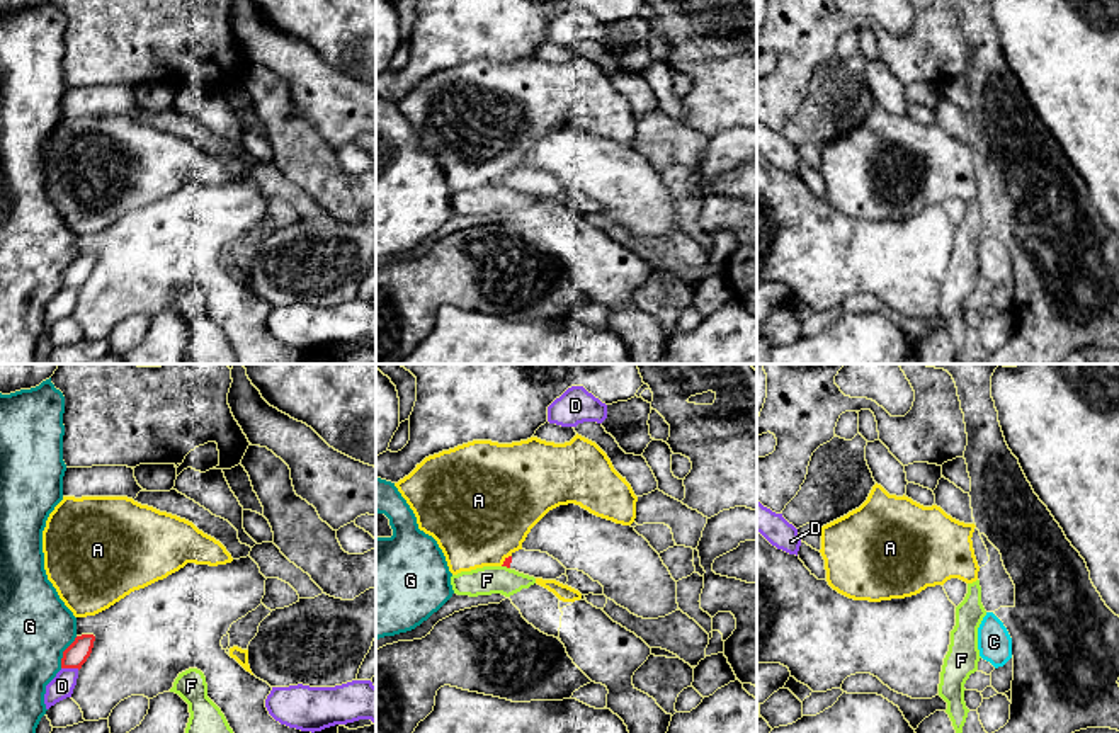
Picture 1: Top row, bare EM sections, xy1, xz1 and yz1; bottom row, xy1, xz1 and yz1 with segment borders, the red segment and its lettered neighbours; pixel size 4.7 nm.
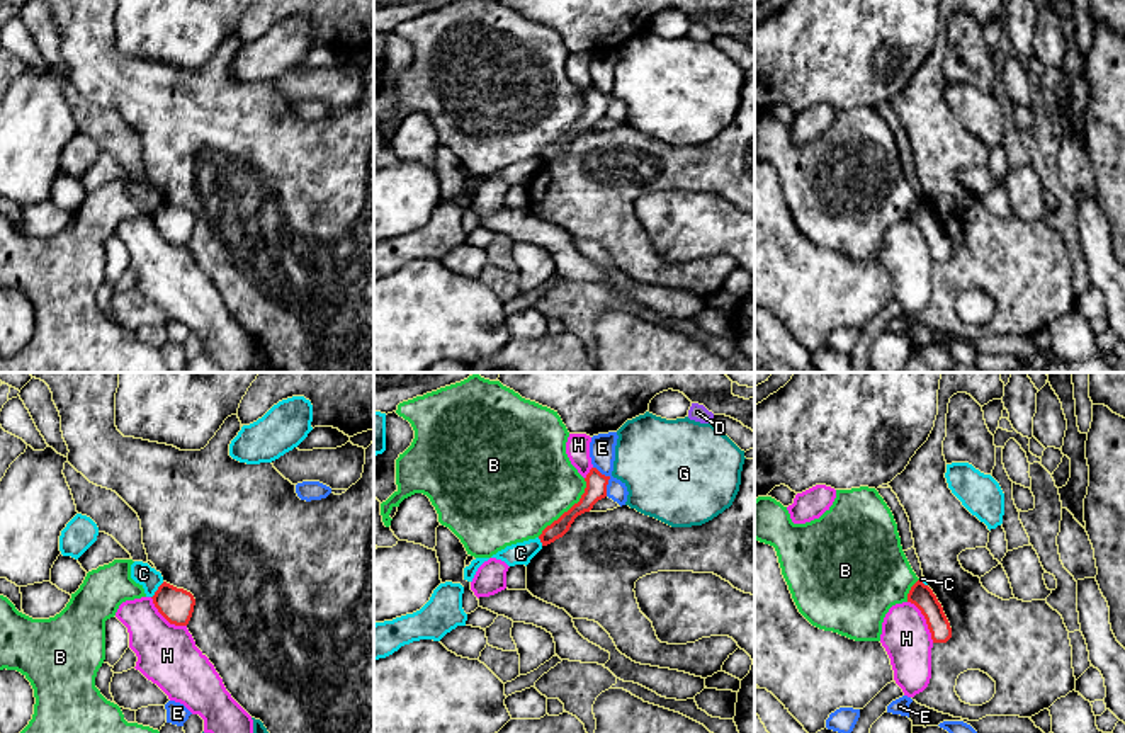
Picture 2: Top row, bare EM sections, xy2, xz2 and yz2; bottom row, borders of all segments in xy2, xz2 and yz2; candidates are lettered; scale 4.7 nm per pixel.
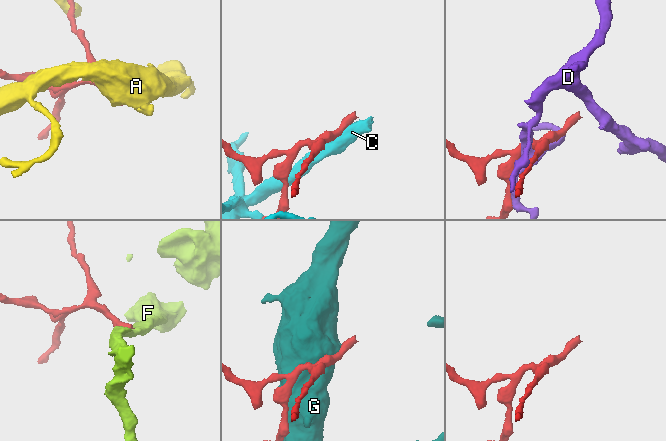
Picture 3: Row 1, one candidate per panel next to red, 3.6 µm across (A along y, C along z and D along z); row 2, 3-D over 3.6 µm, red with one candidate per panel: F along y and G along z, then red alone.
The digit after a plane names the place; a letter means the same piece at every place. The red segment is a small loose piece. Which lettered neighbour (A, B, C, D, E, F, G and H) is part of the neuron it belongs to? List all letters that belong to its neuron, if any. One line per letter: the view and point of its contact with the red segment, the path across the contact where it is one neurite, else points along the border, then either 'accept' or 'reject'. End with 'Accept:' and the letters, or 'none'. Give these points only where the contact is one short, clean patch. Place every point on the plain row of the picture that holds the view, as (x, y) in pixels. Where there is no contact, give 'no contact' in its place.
A: meets red in xz1 at (505, 179); border along xz1 (511, 174), (500, 184); reject
B: meets red in xz2 at (570, 128); reject
C: meets red in xy2 at (157, 210); border along xy2 (163, 201), (152, 216); reject
D: meets red in xy1 at (70, 286); reject
E: meets red in xz2 at (609, 97); border along xz2 (593, 85), (609, 97), (607, 114); reject
F: meets red in xz1 at (505, 184); border along xz1 (502, 184), (509, 187); reject
G: meets red in xy1 at (63, 271); reject
H: meets red in yz2 at (927, 240); reject
Accept: none

